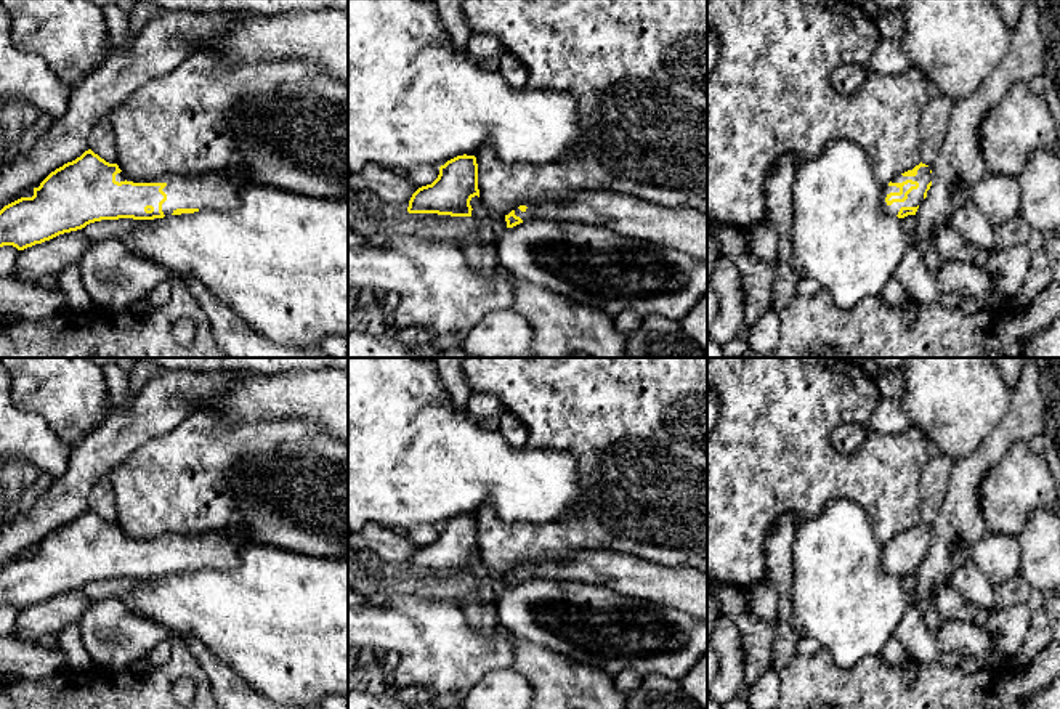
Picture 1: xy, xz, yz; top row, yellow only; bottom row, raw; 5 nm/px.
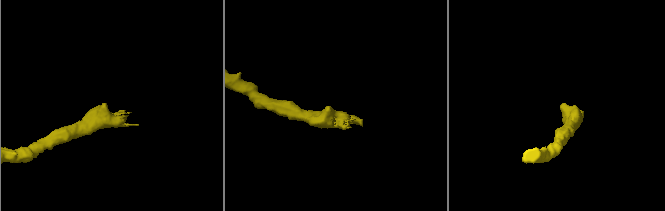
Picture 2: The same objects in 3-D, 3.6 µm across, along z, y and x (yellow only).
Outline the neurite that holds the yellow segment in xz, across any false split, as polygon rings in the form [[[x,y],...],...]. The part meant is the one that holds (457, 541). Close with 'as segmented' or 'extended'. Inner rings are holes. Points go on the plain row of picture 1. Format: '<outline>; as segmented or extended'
[[[463,513],[441,525],[438,537],[412,553],[407,571],[471,576],[475,555],[479,557],[476,517]]]; as segmented

